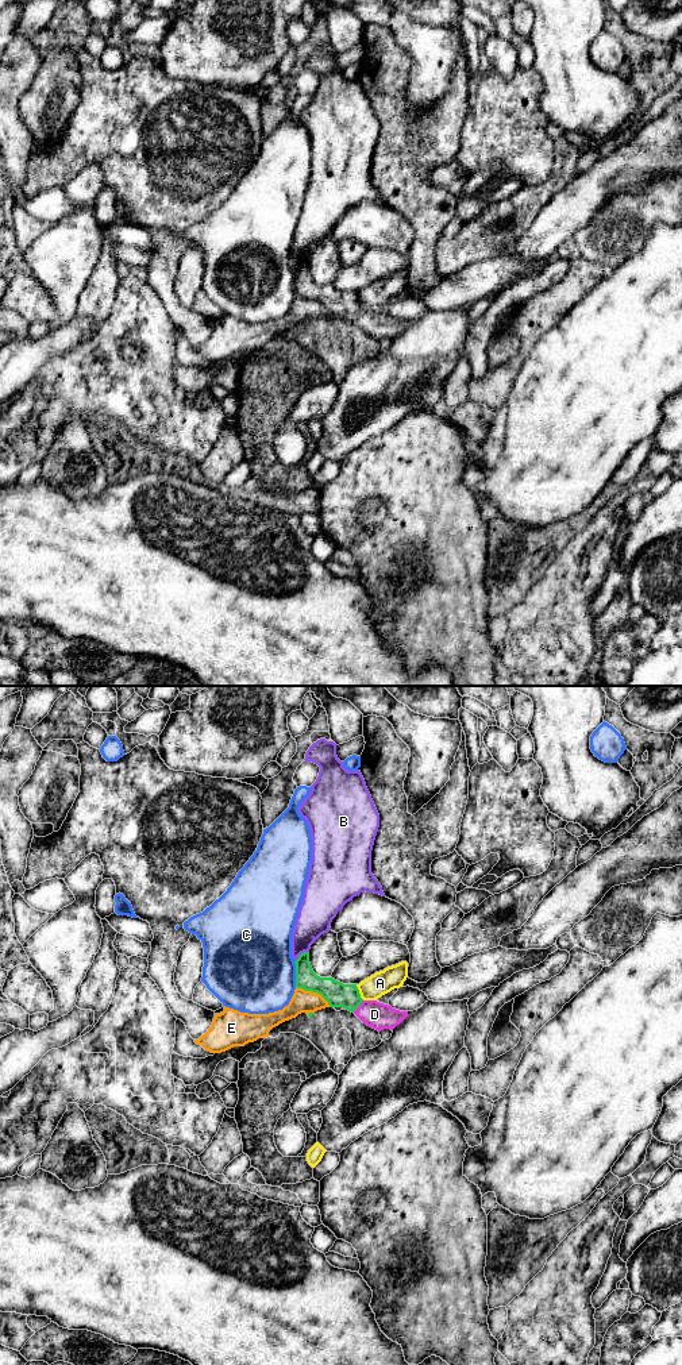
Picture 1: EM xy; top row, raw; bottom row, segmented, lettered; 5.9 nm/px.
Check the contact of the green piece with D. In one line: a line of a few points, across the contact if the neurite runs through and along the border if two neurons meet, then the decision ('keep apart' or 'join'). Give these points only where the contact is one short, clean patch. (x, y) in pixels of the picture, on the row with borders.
line xy (336, 994), (346, 995), (358, 1006), (374, 1014); join

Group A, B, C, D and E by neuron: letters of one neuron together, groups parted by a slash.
A / B / C / D / E

